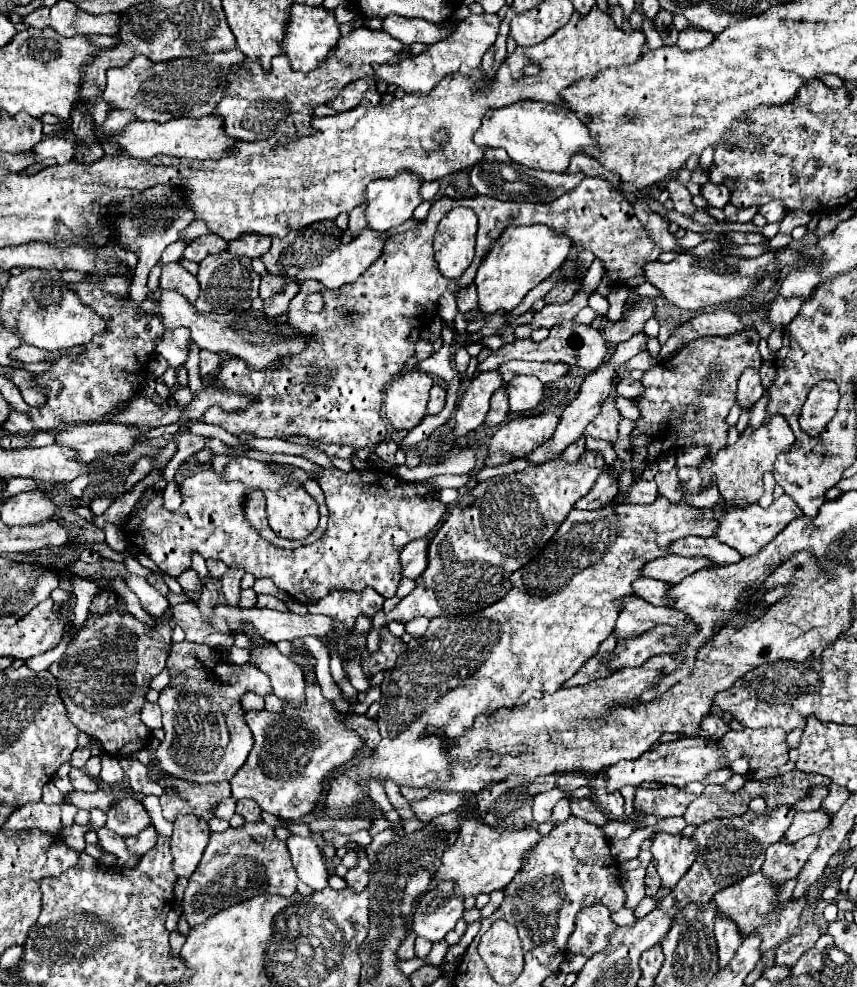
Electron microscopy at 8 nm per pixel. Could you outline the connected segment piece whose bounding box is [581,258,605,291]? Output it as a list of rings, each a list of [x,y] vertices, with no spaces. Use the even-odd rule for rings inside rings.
[[[597,258],[593,260],[589,272],[583,278],[582,290],[595,291],[597,289],[605,272],[603,265],[600,263],[601,261]]]

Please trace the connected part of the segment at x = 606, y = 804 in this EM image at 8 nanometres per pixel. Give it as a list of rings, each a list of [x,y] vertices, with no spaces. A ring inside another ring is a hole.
[[[599,771],[597,777],[595,777],[595,781],[593,781],[595,799],[597,799],[599,807],[601,807],[605,813],[609,813],[609,815],[613,815],[613,817],[617,819],[617,817],[621,817],[623,811],[625,811],[625,807],[623,807],[623,795],[621,795],[619,791],[609,793],[609,791],[605,789],[605,785],[607,785],[607,779],[605,779],[603,771]]]

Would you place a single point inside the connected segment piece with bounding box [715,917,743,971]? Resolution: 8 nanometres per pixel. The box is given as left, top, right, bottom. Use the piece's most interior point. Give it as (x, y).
(728, 939)

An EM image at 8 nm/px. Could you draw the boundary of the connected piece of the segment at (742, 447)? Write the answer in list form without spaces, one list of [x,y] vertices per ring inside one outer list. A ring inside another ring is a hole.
[[[769,415],[761,427],[745,429],[739,435],[739,441],[735,445],[725,447],[723,451],[719,451],[719,455],[715,455],[715,459],[705,457],[703,465],[699,467],[701,477],[703,477],[705,485],[709,483],[711,475],[717,477],[717,487],[721,491],[723,503],[733,503],[733,505],[755,503],[763,495],[763,481],[761,481],[763,473],[773,471],[773,463],[775,463],[777,453],[791,447],[793,441],[795,441],[795,435],[793,435],[785,415]]]

